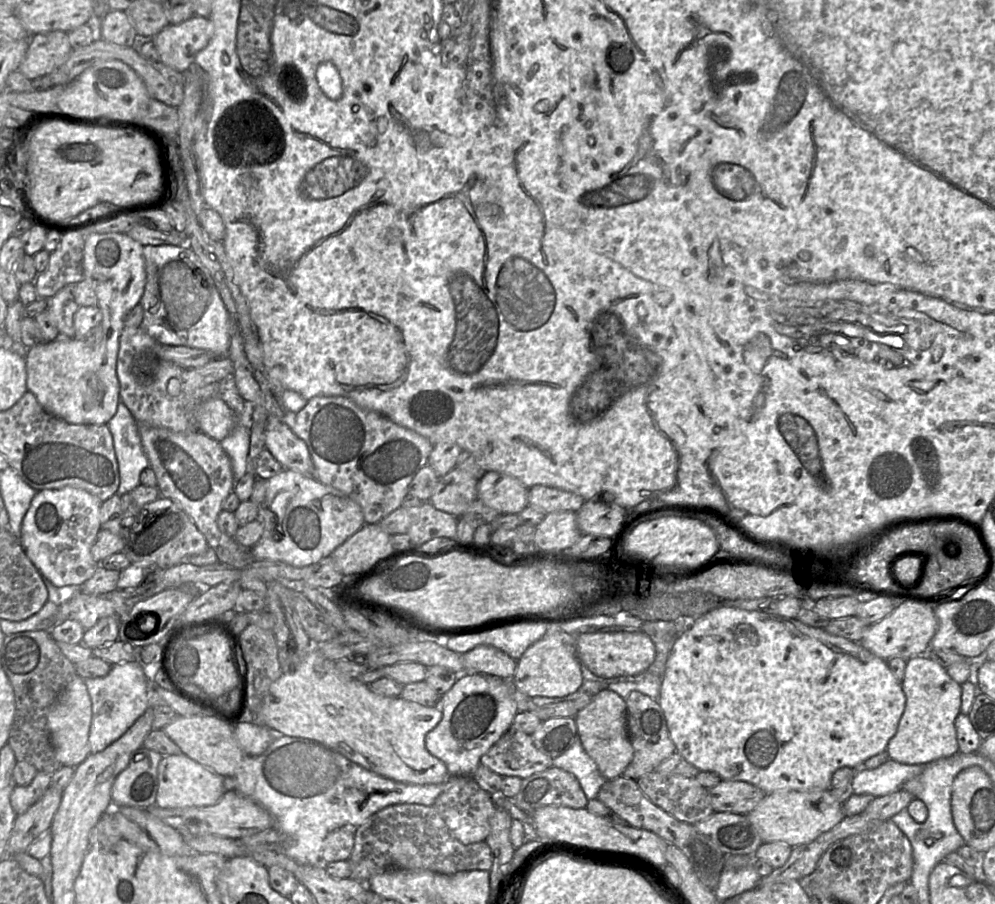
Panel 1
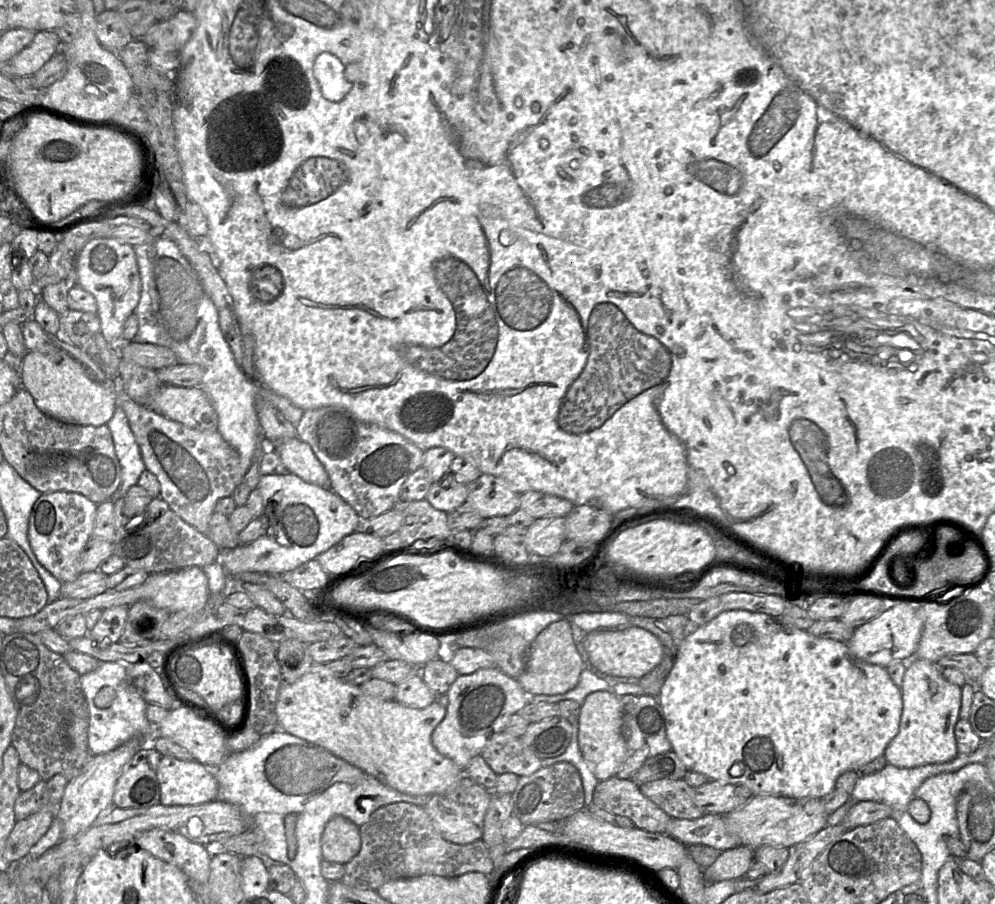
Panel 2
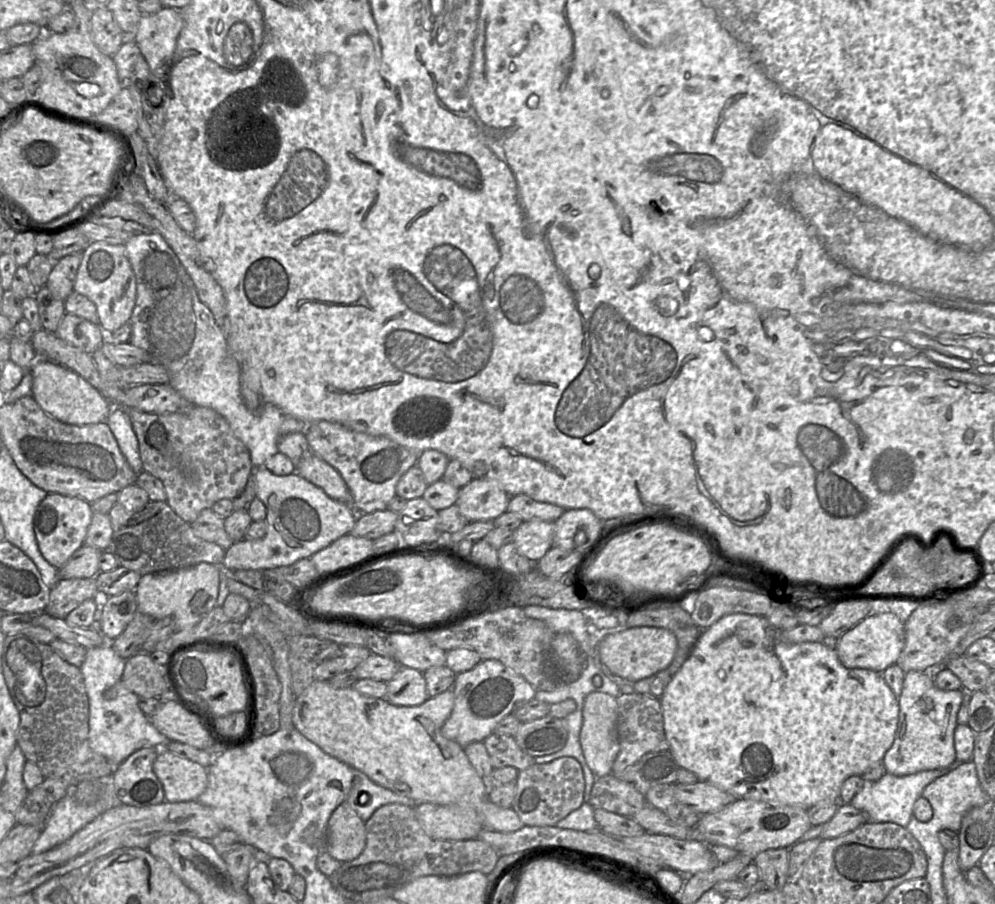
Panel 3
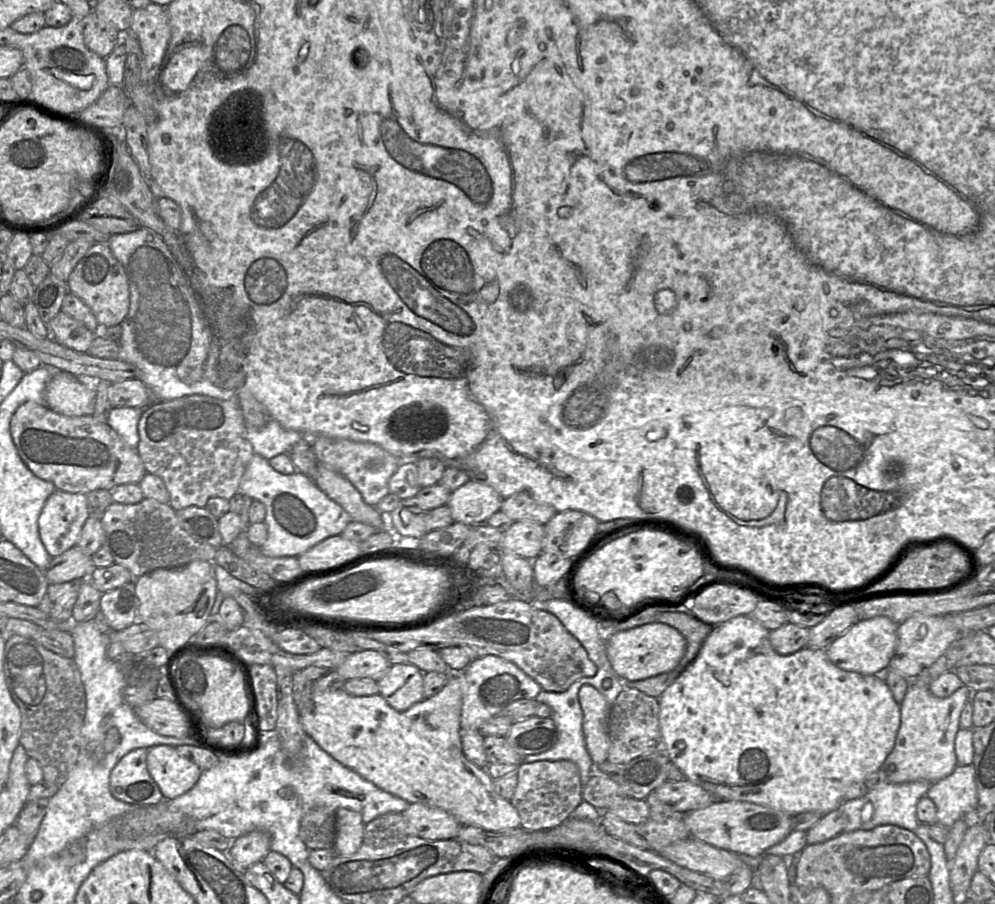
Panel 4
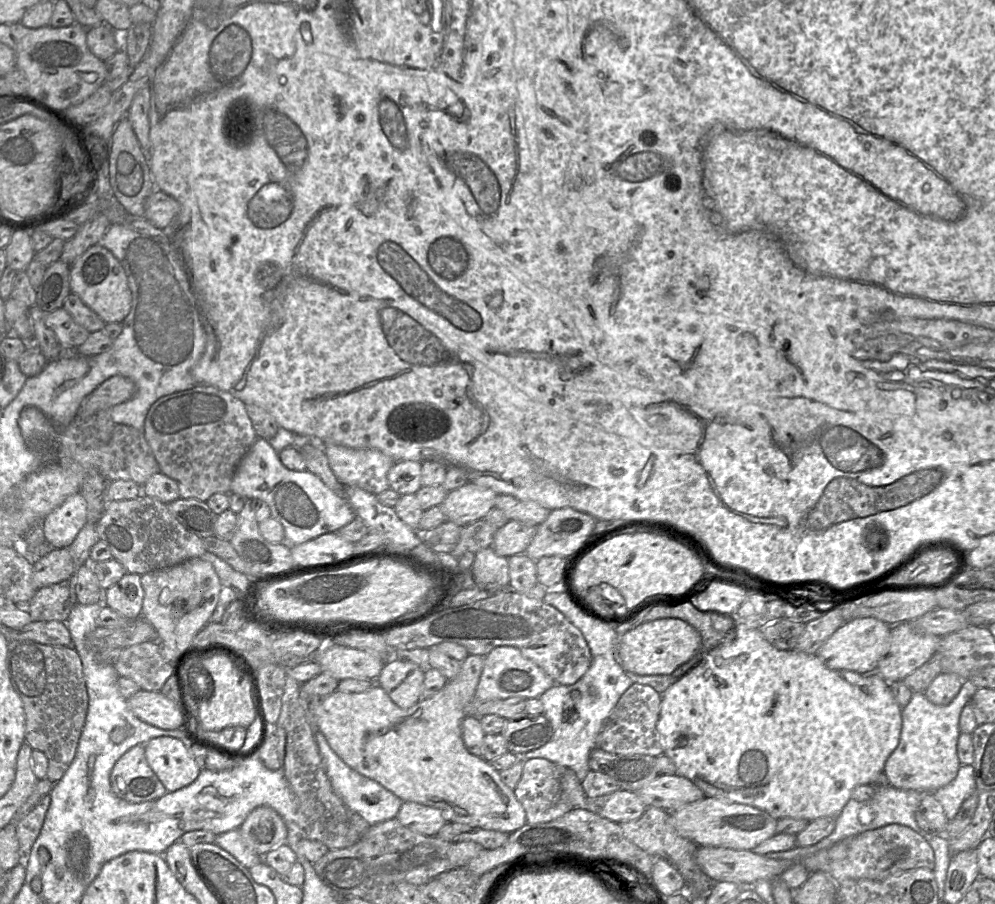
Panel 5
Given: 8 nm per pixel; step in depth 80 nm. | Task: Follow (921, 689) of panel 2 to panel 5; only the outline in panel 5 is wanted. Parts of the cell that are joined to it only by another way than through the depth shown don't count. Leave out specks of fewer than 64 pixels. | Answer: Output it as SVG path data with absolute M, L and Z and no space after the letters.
M964 680L958 695L946 706L931 703L924 693L913 693L908 705L901 710L899 744L887 759L883 770L891 786L926 794L933 793L956 778L961 766L957 754L957 742L961 734L960 714L977 690L970 680Z

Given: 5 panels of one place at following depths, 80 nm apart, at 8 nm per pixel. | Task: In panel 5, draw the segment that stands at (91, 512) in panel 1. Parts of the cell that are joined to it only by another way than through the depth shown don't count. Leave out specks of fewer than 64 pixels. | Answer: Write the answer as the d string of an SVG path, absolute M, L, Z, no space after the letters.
M79 492L46 516L43 534L53 549L68 548L87 523L87 504Z

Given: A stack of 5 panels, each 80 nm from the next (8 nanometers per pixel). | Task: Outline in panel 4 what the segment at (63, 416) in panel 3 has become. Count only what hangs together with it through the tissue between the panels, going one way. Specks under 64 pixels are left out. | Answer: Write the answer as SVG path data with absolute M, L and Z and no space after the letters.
M60 371L48 383L44 402L52 411L64 416L92 415L96 392L68 372Z

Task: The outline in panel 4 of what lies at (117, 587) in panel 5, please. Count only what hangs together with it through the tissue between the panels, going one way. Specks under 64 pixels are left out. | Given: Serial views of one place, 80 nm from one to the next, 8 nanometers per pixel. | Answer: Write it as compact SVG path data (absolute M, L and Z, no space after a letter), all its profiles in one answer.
M135 581L103 593L100 610L104 614L110 631L120 631L138 619L139 599L135 591Z

